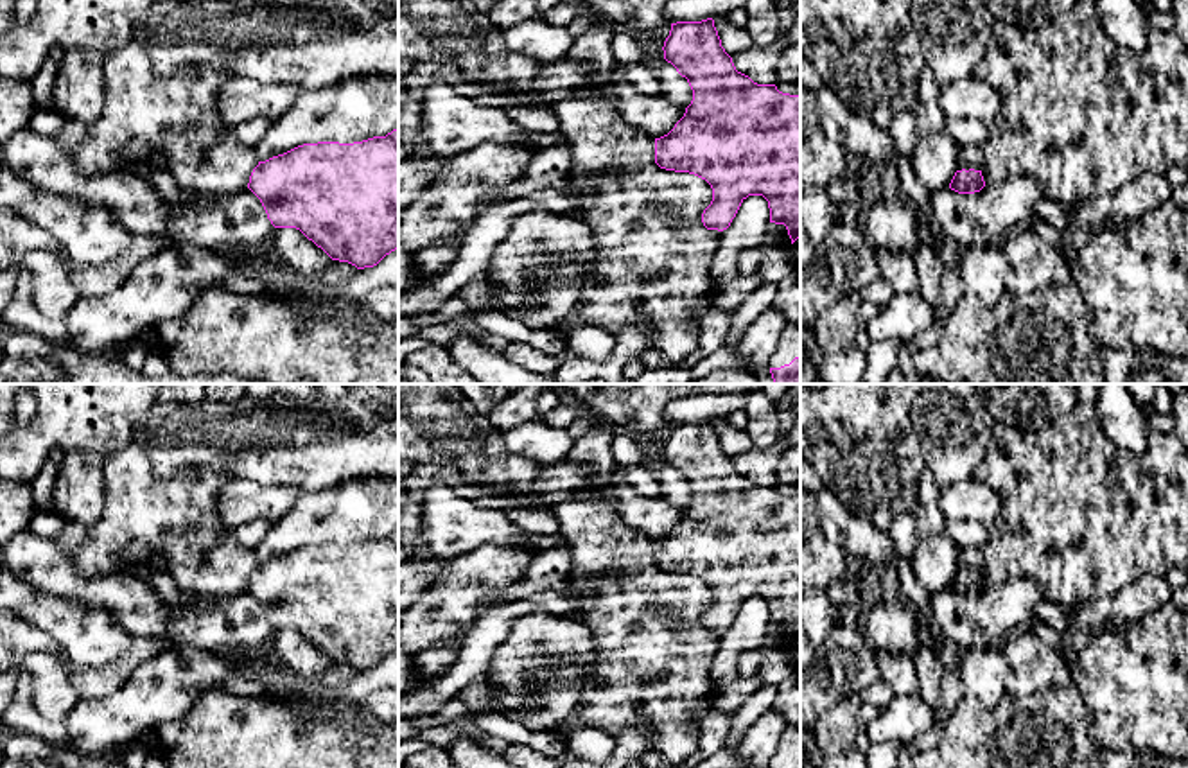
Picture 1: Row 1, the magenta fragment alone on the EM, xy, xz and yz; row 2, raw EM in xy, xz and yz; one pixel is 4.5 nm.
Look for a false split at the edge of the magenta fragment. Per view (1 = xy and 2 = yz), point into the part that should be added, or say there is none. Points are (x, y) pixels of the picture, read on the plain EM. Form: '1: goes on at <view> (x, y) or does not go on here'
1: does not go on here
2: does not go on here

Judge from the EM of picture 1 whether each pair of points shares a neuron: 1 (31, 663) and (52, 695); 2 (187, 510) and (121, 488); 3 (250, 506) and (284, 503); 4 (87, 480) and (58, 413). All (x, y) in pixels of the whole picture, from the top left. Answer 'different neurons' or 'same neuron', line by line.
1: same neuron
2: same neuron
3: same neuron
4: different neurons

